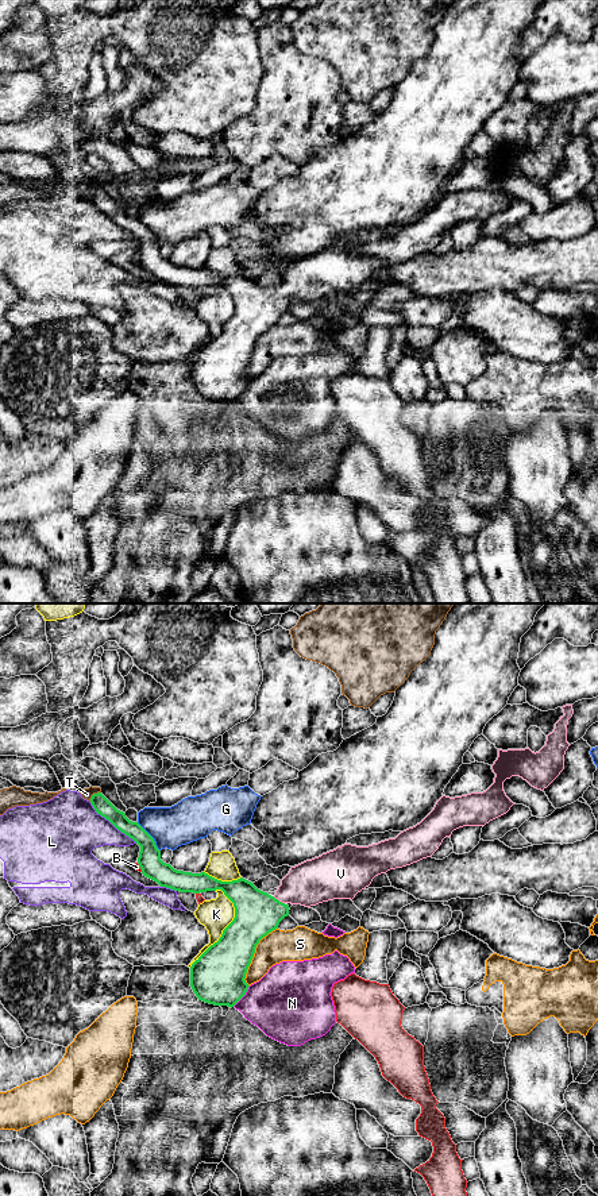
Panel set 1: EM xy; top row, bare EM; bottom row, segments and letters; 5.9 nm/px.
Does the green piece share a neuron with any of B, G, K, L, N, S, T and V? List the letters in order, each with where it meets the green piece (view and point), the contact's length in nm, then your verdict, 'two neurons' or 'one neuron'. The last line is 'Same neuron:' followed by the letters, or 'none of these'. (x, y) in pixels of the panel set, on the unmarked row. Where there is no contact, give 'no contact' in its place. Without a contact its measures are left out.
B: xy (139, 261) | 70 nm | two neurons
G: xy (151, 232) | 220 nm | two neurons
K: xy (224, 324) | 500 nm | two neurons
L: xy (112, 219) | 380 nm | two neurons
N: xy (242, 392) | 170 nm | two neurons
S: xy (253, 350) | 400 nm | two neurons
T: xy (93, 189) | 90 nm | two neurons
V: xy (277, 294) | 80 nm | one neuron
Same neuron: V

